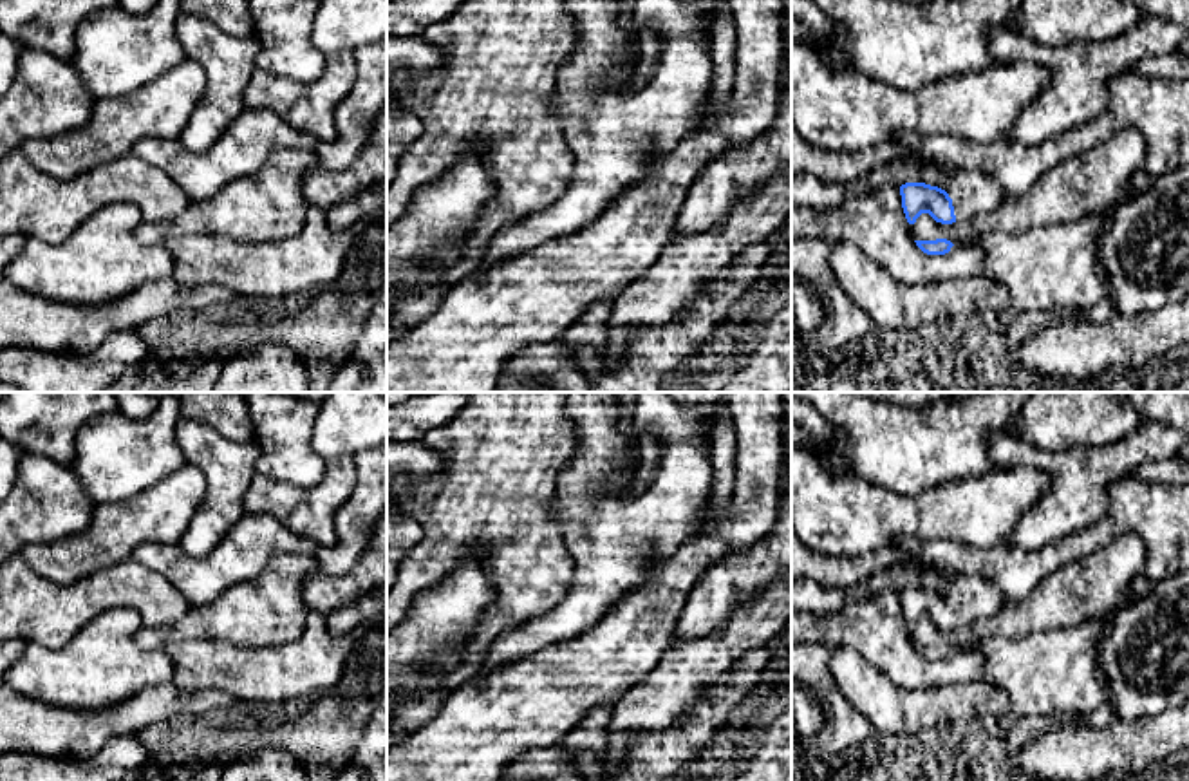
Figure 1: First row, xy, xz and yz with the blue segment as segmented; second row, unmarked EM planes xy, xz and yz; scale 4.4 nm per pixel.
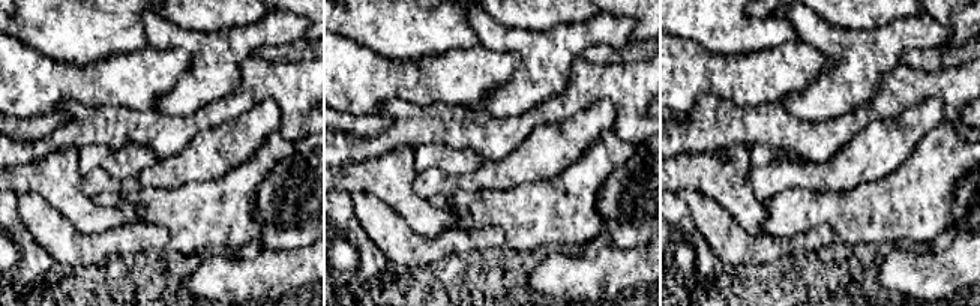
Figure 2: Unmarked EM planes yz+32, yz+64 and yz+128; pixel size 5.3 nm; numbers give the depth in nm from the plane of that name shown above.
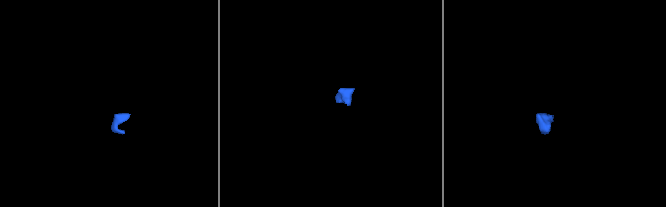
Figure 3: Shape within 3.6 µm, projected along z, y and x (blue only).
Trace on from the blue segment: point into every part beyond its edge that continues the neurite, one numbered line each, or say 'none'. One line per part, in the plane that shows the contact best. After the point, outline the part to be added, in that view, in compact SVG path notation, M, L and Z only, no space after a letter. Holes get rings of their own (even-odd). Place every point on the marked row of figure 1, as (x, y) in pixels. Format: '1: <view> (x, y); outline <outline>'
1: yz (971, 192); outline M978 172L952 174L945 192L952 199L956 222L969 222L979 213L990 213L1008 199L992 177Z

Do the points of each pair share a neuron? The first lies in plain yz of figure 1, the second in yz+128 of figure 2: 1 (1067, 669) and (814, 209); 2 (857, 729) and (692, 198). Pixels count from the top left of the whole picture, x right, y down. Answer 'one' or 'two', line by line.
1: one
2: two

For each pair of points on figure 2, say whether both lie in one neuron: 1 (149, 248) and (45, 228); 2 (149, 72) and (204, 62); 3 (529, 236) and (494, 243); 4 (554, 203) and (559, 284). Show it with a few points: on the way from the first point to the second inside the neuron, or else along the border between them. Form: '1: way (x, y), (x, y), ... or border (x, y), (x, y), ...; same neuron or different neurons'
1: way (123, 245), (71, 245); same neuron
2: border (180, 47), (189, 54), (191, 65), (167, 92); different neurons
3: border (480, 227), (497, 225), (503, 231), (506, 245); different neurons
4: border (551, 248), (559, 249); different neurons

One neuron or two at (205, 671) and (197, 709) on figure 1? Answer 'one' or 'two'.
two

